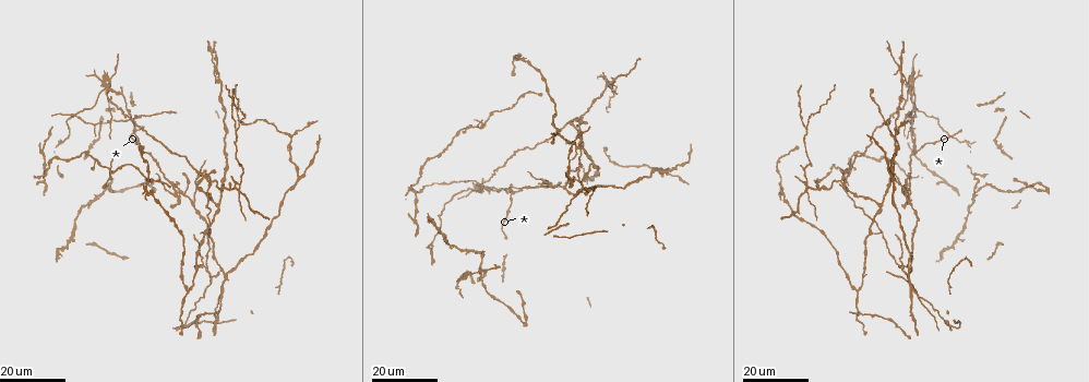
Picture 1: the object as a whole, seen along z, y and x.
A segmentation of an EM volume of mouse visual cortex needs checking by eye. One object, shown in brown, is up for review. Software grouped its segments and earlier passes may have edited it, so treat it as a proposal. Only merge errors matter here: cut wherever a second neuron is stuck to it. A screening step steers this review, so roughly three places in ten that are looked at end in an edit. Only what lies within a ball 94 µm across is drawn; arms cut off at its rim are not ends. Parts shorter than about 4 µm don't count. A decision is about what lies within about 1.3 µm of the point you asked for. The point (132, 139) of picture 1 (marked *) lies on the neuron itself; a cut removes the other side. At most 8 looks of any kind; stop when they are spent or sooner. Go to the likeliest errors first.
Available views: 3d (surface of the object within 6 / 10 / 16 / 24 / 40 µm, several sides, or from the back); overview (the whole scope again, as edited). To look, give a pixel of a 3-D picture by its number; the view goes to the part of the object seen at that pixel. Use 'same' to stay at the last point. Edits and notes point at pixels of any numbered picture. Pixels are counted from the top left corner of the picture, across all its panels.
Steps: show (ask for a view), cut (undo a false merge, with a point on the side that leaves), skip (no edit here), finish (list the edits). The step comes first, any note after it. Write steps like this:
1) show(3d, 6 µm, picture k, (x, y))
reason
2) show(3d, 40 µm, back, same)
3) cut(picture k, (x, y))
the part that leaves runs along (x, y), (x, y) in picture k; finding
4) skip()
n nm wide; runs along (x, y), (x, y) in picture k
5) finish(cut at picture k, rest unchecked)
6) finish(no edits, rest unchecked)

show(3d, 24 µm, picture 1, (484, 126))
three-way junction

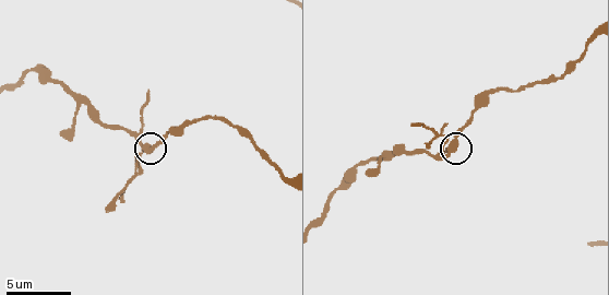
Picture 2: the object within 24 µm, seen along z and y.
show(3d, 10 µm, picture 2, (444, 156))

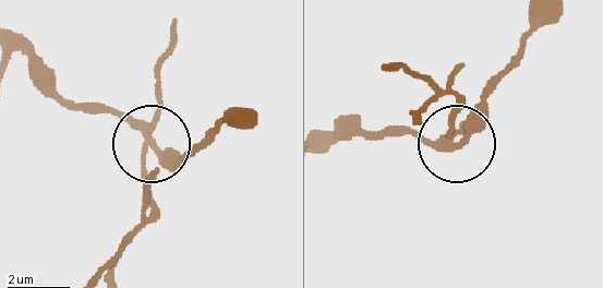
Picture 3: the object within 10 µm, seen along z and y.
cut(picture 3, (143, 175))
3 arms; the part that leaves runs along (145, 132), (151, 216), (100, 278) in picture 3; a second neuron is stuck on

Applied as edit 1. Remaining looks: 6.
show(3d, 16 µm, picture 1, (908, 201))
two arms in line, one across

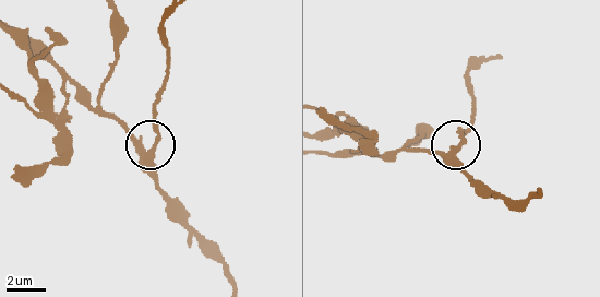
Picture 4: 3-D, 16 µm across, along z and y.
show(3d, 6 µm, picture 4, (459, 150))

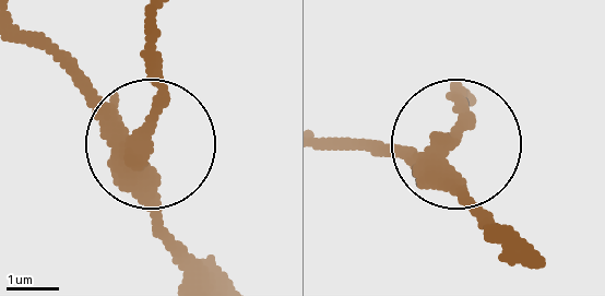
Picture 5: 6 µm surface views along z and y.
cut(picture 5, (159, 33))
3 arms; the part that leaves runs along (163, 97), (150, 10) in picture 5; two neurons meet here

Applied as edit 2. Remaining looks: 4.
show(3d, 24 µm, picture 1, (479, 251))
four arms meet

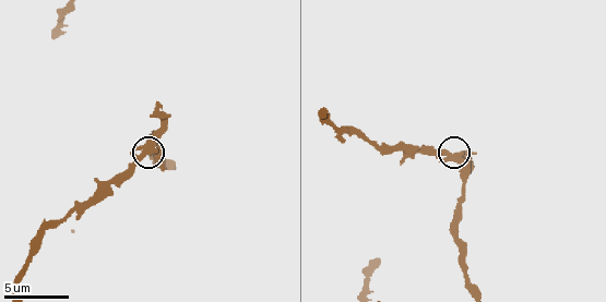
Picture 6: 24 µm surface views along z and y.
show(3d, 6 µm, picture 6, (153, 149))

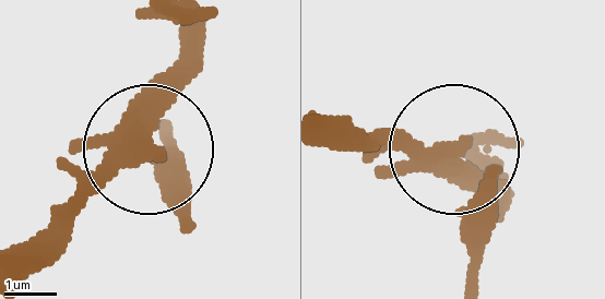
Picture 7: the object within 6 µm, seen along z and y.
skip()
one neuron here

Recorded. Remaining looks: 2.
show(3d, 16 µm, picture 1, (120, 93))
three-way junction

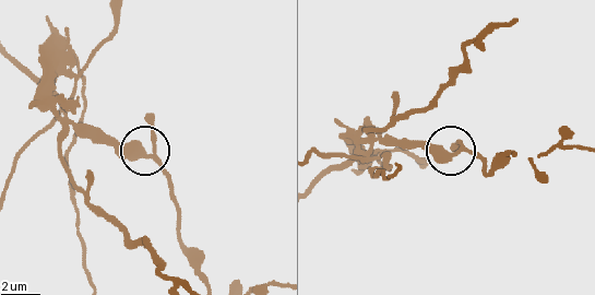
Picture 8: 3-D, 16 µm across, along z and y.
show(3d, 10 µm, picture 8, (148, 157))

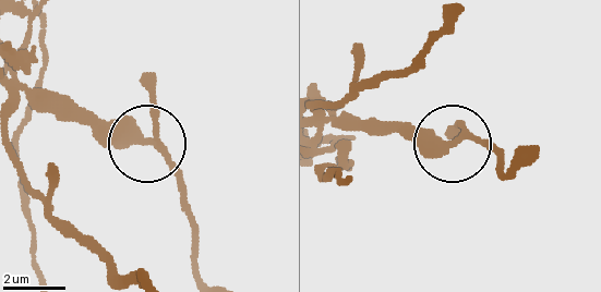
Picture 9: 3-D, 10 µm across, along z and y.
skip()
all the same neuron

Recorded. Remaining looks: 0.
finish(cut at picture 3, cut at picture 5, rest unchecked)

